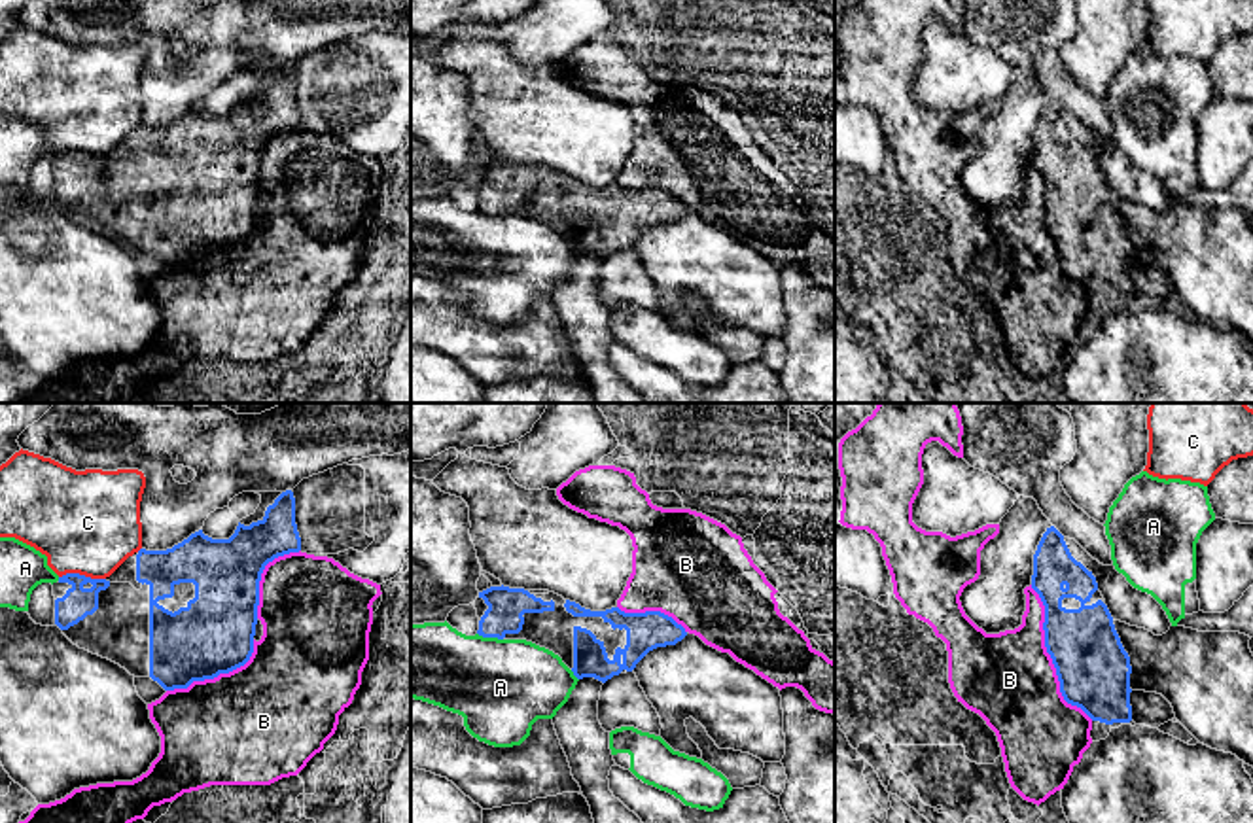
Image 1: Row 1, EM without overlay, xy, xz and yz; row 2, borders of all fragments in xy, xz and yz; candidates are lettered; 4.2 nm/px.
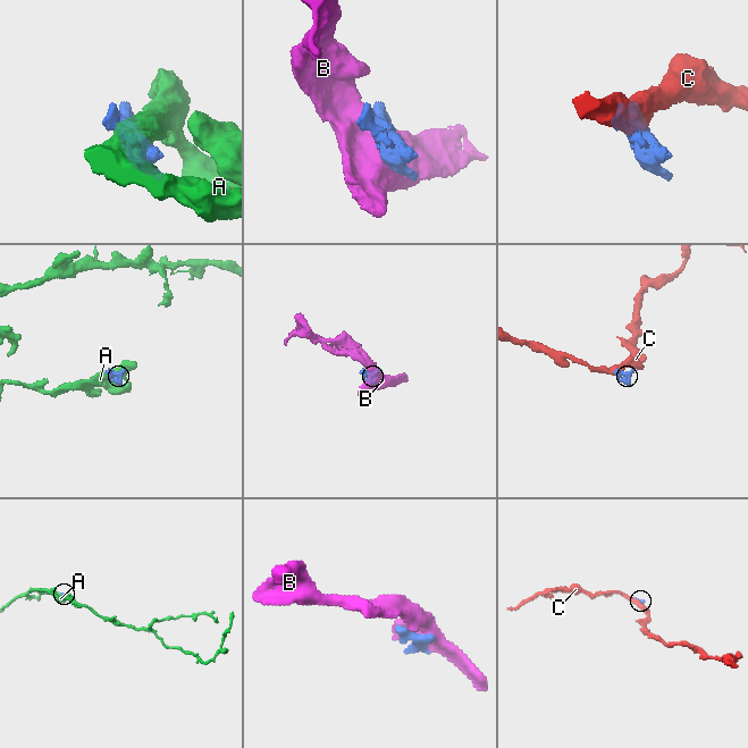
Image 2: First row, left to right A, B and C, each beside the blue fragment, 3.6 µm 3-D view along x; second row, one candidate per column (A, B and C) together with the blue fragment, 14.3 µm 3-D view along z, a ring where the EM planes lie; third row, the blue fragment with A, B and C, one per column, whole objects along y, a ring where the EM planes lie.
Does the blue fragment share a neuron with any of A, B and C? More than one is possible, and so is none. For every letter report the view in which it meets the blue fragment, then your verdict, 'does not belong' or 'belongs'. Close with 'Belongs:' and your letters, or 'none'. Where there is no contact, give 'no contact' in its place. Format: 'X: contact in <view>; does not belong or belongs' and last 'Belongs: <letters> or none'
A: contact in xz; does not belong
B: contact in yz; does not belong
C: contact in xy; does not belong
Belongs: none

